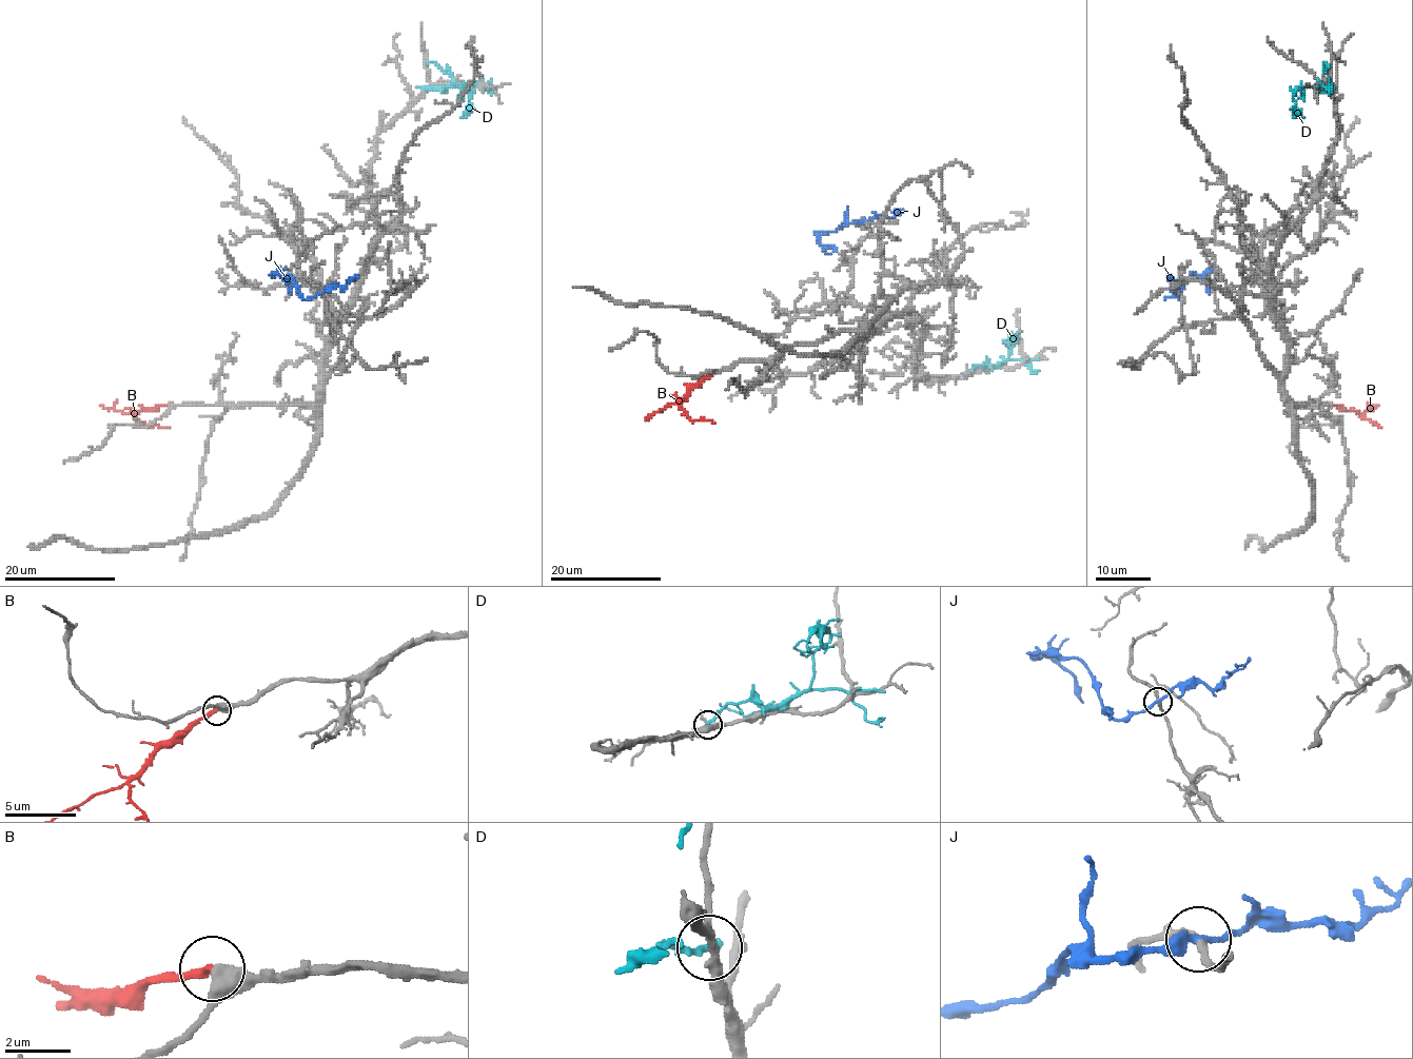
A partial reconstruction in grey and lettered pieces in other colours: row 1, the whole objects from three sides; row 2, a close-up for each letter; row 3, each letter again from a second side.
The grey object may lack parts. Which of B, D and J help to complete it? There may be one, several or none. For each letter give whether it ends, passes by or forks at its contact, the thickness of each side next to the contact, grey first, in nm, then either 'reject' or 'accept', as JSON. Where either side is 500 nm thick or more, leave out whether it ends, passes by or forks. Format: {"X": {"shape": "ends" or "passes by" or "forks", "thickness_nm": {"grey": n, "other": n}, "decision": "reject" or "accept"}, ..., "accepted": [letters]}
{"B": {"shape": "ends", "thickness_nm": {"grey": 420, "other": 280}, "decision": "accept"}, "D": {"shape": "ends", "thickness_nm": {"grey": 260, "other": 260}, "decision": "reject"}, "J": {"shape": "passes by", "thickness_nm": {"grey": 200, "other": 240}, "decision": "reject"}, "accepted": ["B"]}

